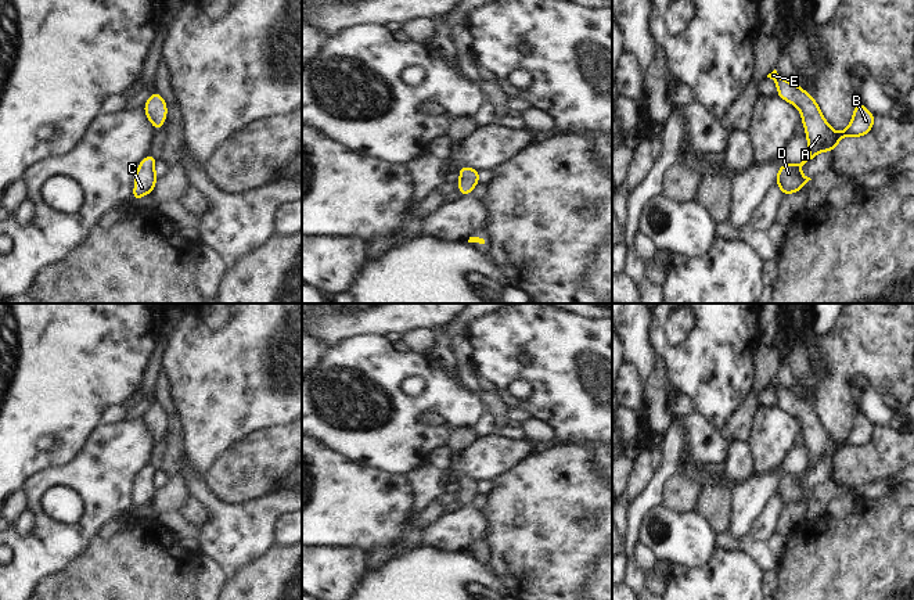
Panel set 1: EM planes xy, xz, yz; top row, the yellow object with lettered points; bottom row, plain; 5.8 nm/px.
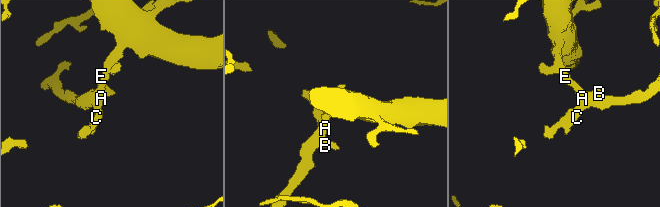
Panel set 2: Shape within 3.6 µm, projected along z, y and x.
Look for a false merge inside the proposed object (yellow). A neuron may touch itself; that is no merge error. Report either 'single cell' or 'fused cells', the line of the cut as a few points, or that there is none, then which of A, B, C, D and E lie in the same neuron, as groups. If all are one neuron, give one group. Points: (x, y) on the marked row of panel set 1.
single cell | no cut | A B C D E

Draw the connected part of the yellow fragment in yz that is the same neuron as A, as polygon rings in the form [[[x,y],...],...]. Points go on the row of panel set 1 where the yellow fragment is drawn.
[[[776,69],[769,73],[767,78],[776,82],[778,97],[799,108],[809,145],[809,155],[805,161],[794,165],[781,165],[778,169],[776,183],[780,186],[782,195],[787,195],[798,193],[809,180],[812,180],[799,172],[807,161],[817,157],[821,151],[834,152],[835,145],[843,137],[863,137],[871,130],[875,116],[870,114],[861,101],[859,101],[849,126],[838,133],[828,125],[814,98],[800,86],[781,79]]]

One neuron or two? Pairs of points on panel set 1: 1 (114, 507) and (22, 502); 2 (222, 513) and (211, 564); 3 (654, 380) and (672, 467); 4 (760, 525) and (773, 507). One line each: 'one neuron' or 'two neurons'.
1: two neurons
2: two neurons
3: two neurons
4: one neuron

